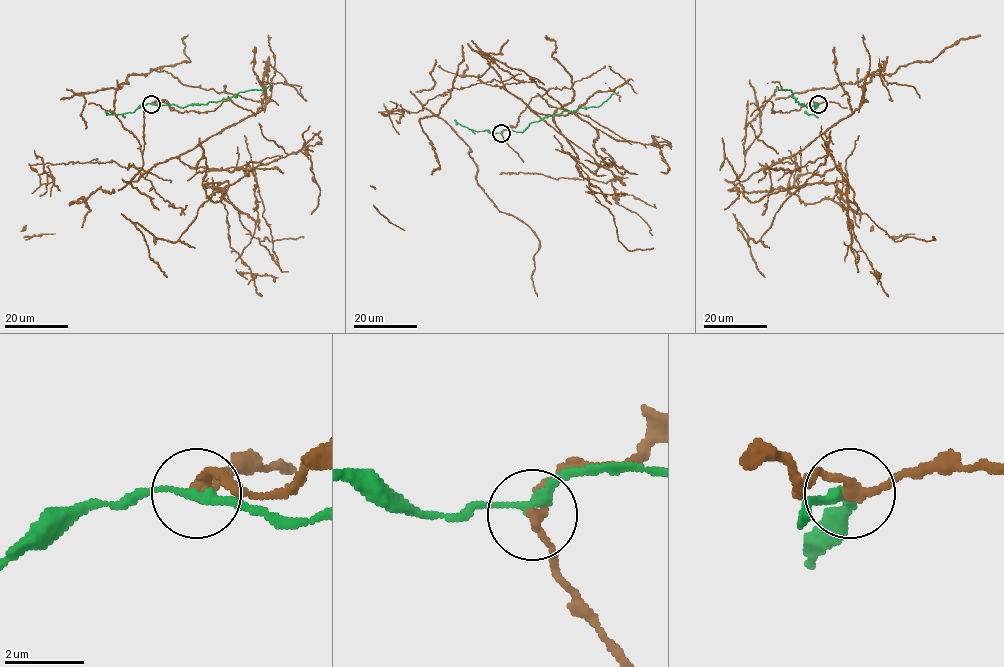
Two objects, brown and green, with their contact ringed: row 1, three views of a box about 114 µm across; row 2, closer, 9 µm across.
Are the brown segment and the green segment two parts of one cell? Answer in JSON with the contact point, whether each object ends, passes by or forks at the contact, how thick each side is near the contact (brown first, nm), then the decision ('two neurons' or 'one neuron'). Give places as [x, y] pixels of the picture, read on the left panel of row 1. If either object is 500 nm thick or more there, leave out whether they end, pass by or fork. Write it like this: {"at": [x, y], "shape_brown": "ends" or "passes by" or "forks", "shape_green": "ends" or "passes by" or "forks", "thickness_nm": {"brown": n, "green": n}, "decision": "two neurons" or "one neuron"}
{"at": [151, 104], "shape_brown": "passes by", "shape_green": "passes by", "thickness_nm": {"brown": 240, "green": 190}, "decision": "two neurons"}

